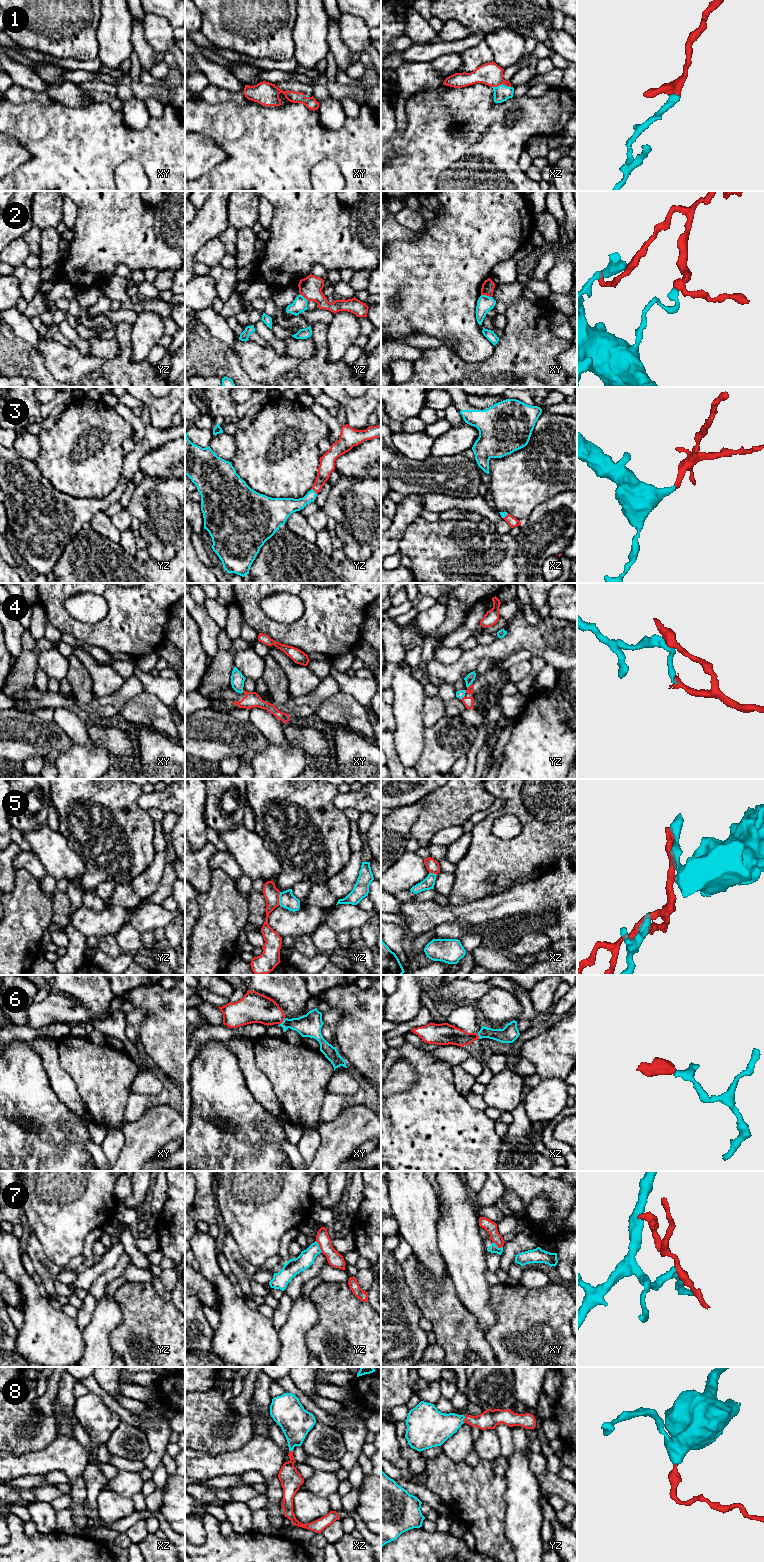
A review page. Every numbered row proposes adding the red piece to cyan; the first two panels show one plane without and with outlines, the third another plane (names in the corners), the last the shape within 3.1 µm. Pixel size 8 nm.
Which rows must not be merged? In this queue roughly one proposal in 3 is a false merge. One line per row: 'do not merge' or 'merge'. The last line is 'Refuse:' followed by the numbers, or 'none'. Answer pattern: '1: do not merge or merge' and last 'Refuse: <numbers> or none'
1: merge
2: do not merge
3: merge
4: do not merge
5: do not merge
6: merge
7: do not merge
8: merge
Refuse: 2, 4, 5, 7

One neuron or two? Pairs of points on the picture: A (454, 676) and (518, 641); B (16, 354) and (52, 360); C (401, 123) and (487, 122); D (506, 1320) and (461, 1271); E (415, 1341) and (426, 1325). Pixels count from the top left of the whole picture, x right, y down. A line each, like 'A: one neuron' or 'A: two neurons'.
A: one neuron
B: two neurons
C: two neurons
D: two neurons
E: two neurons

